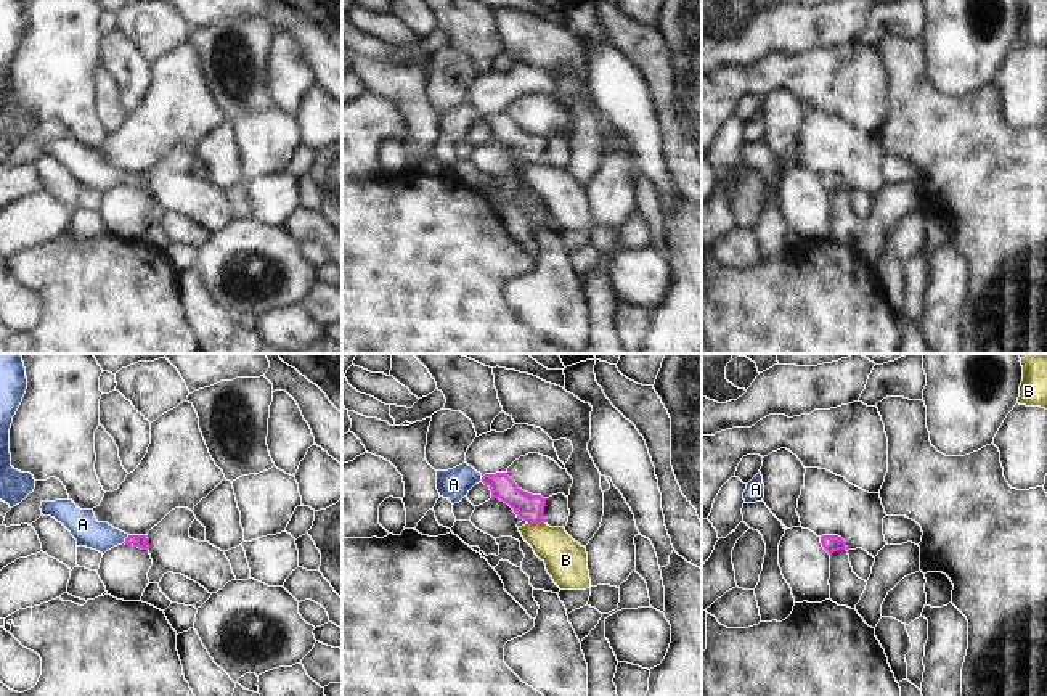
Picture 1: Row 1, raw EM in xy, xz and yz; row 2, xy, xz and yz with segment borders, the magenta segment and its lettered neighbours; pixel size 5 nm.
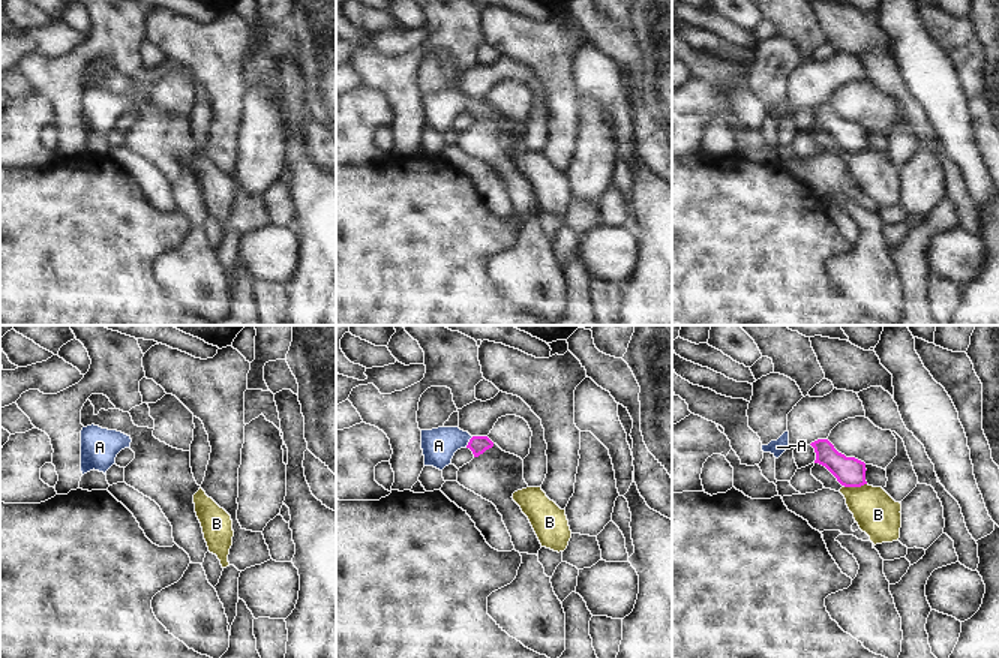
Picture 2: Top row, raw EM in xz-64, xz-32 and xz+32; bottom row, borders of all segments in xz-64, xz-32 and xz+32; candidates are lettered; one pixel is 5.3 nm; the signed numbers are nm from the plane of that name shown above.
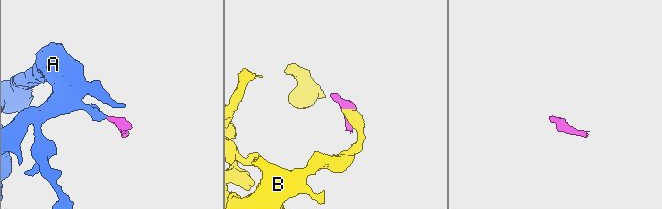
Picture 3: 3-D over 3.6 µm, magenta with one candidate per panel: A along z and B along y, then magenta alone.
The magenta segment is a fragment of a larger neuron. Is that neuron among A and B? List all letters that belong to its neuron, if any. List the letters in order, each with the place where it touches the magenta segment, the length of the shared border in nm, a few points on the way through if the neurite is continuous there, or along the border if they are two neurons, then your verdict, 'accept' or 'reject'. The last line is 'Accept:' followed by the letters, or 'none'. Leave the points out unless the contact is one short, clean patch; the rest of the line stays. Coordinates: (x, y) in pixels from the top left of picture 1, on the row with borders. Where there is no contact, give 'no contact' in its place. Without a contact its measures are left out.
A: contact xy (126, 539); length 50 nm; way xy (137, 540), (126, 539), (95, 536), (82, 524); accept
B: contact xz (537, 523); length 80 nm; border xz (529, 523), (543, 524); reject
Accept: A

